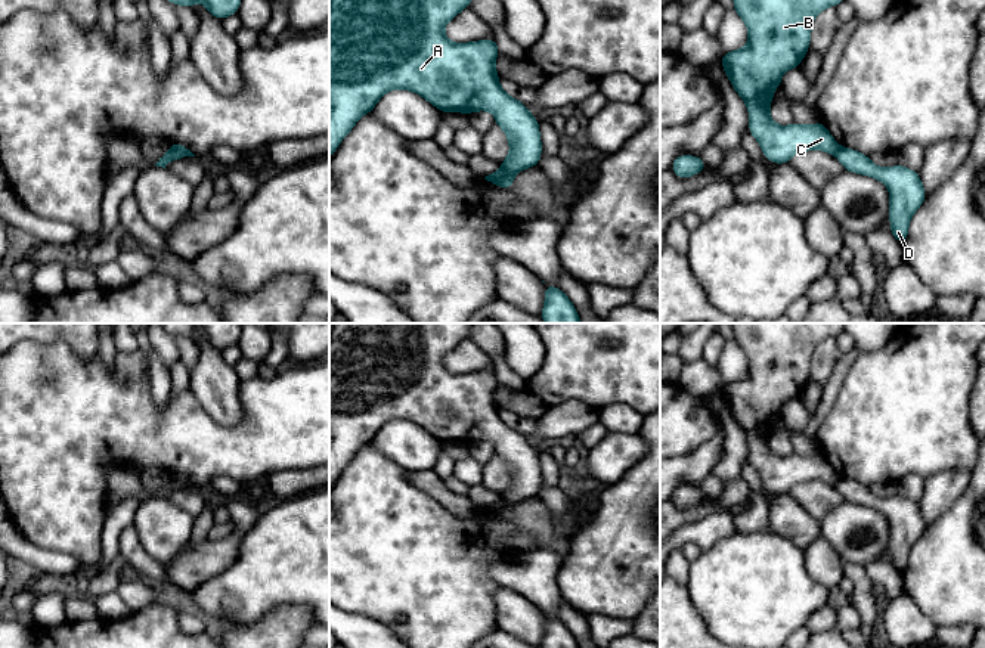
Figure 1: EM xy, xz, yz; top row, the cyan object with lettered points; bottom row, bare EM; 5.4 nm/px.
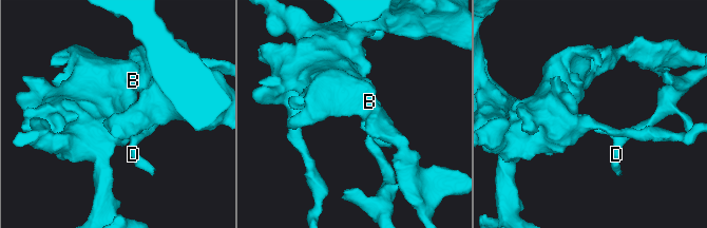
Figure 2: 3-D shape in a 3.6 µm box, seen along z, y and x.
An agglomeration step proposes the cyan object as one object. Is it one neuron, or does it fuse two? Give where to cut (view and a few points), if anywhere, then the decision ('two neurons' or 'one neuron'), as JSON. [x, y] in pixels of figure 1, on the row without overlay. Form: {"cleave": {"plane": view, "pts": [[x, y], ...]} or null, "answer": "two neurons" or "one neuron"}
{"cleave": {"plane": "xz", "pts": [[501, 496], [514, 504]]}, "answer": "two neurons"}

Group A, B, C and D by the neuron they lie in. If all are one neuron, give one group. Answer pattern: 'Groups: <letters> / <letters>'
Groups: A B C / D

